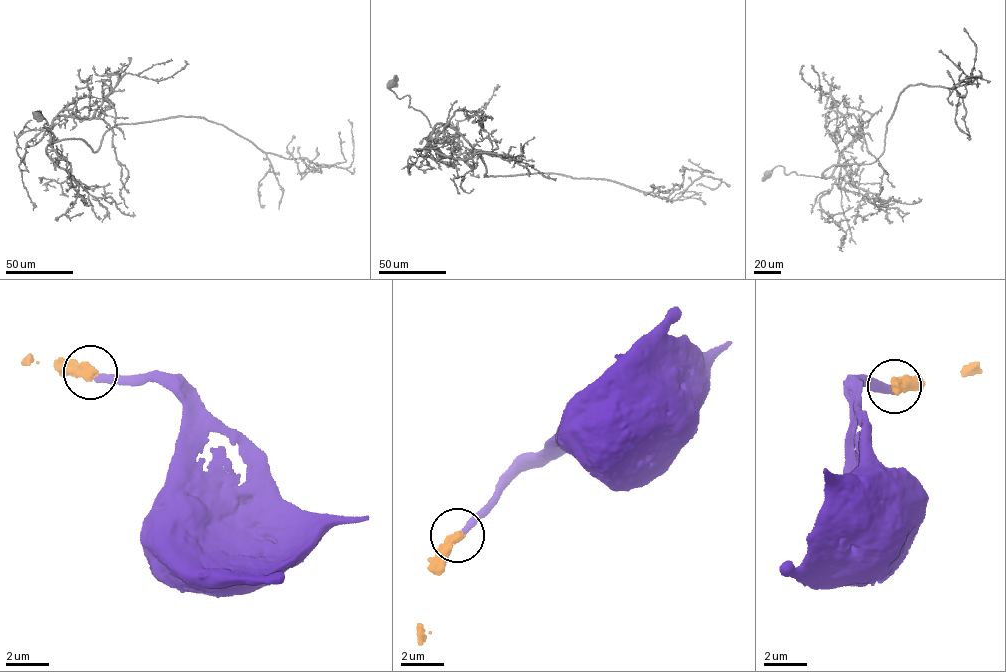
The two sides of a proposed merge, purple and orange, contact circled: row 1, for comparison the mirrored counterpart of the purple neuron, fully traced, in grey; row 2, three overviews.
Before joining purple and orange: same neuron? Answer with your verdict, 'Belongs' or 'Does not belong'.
Belongs

